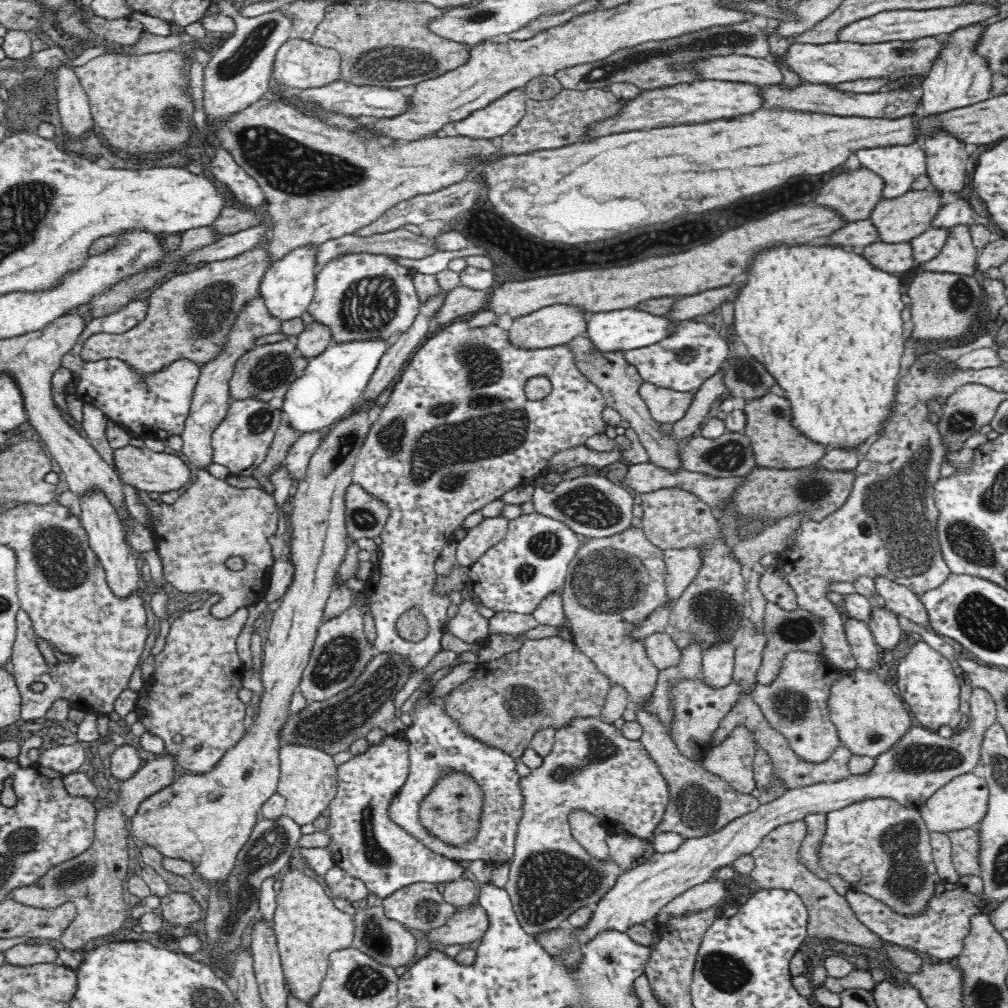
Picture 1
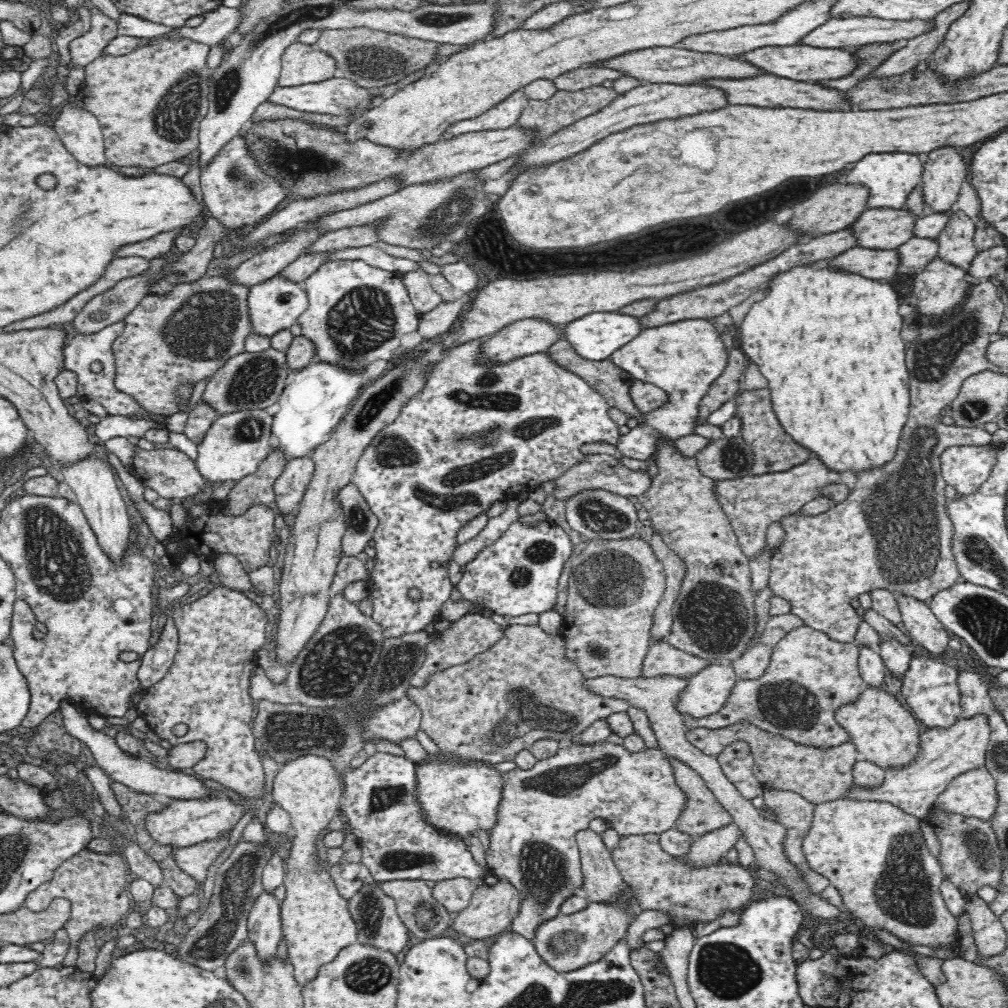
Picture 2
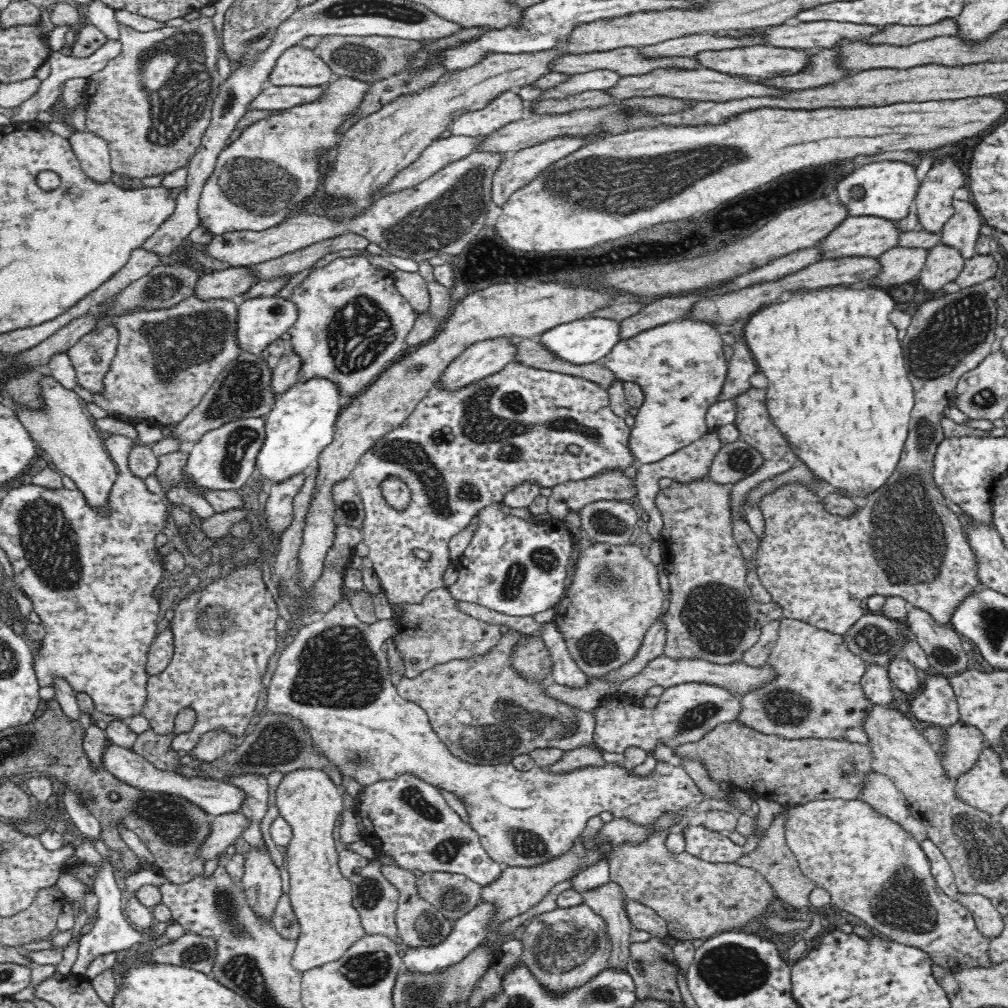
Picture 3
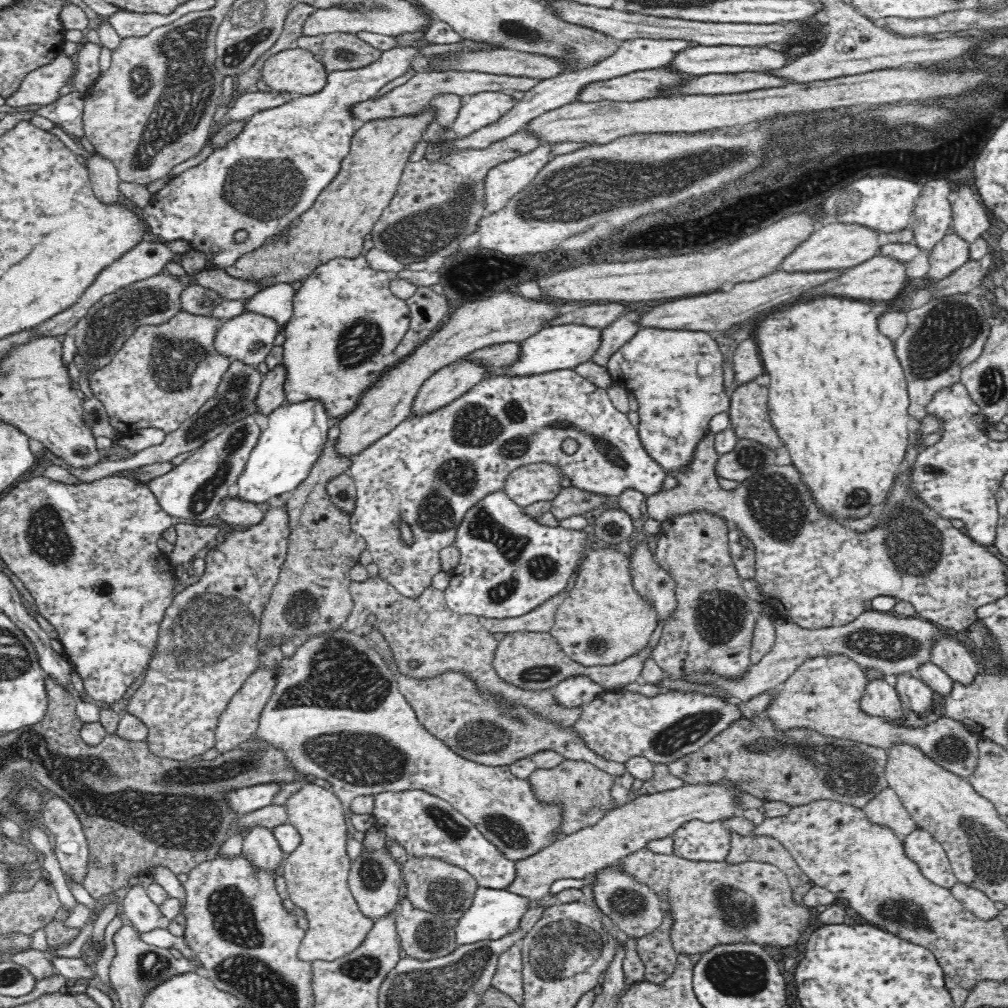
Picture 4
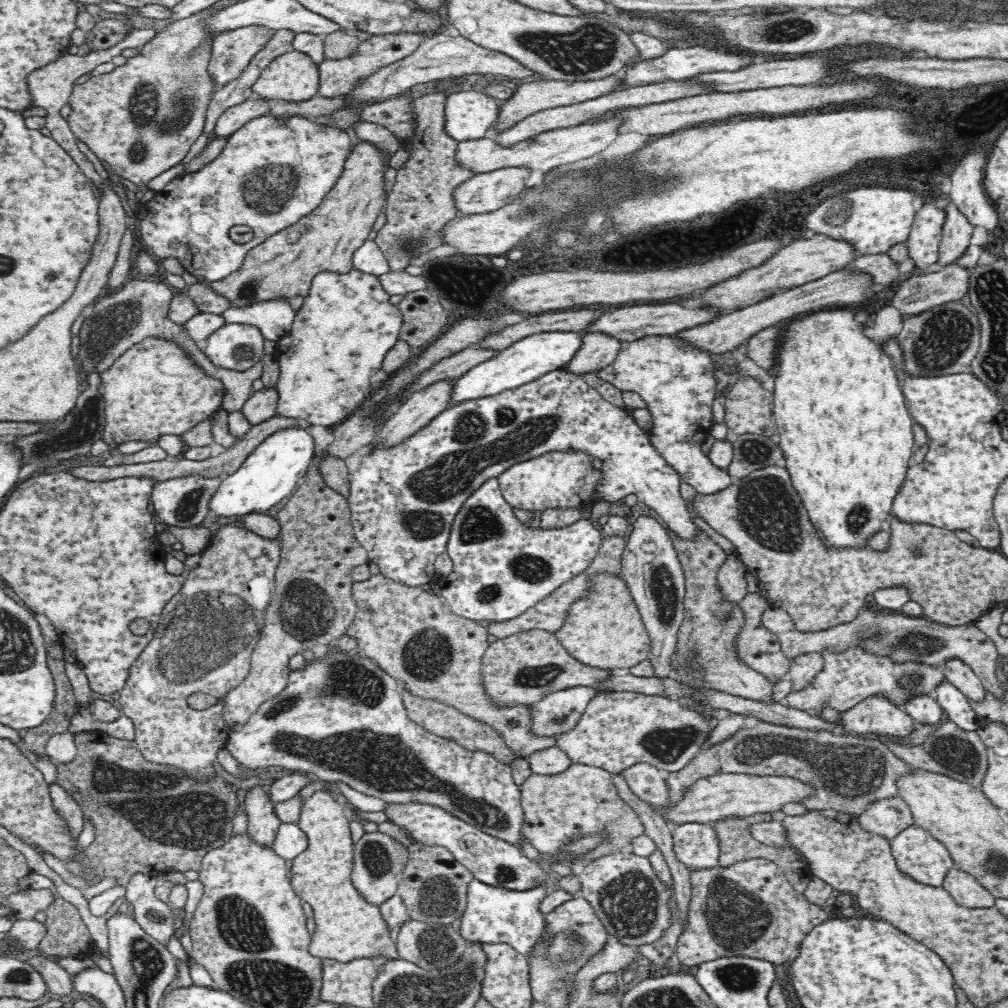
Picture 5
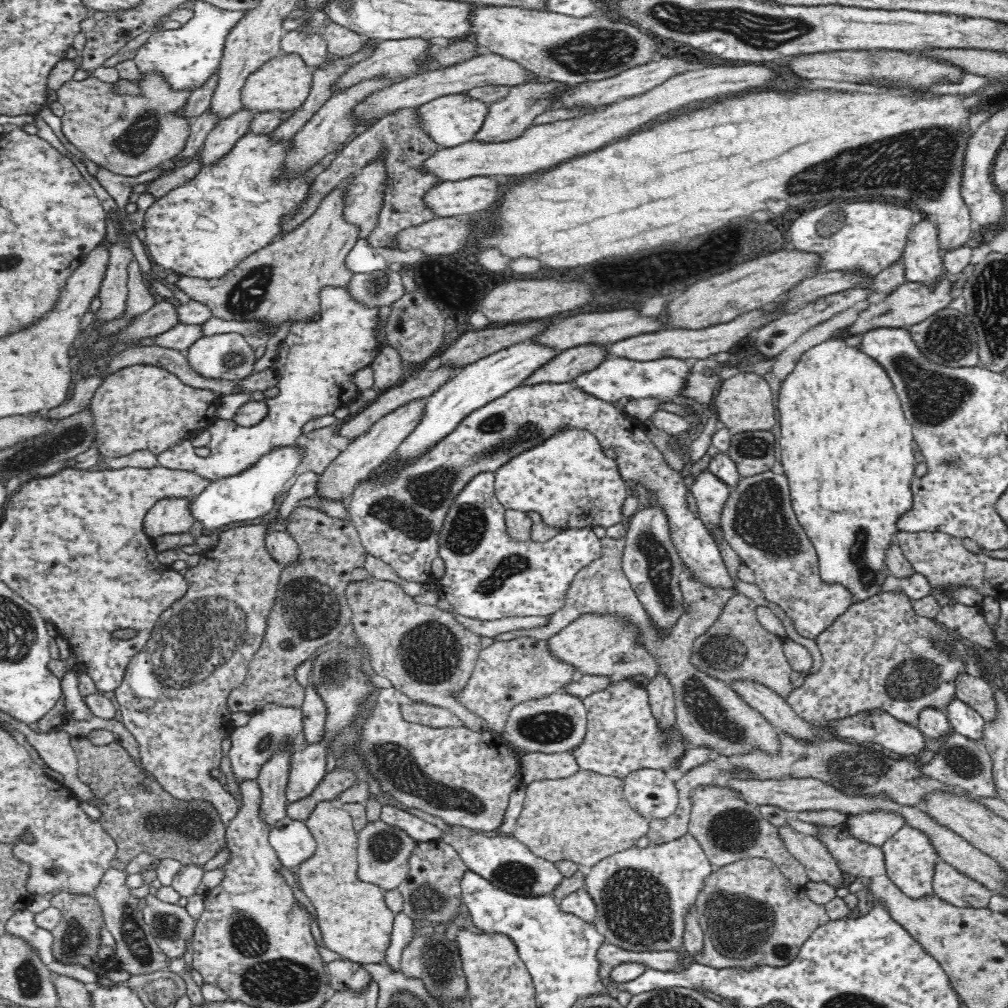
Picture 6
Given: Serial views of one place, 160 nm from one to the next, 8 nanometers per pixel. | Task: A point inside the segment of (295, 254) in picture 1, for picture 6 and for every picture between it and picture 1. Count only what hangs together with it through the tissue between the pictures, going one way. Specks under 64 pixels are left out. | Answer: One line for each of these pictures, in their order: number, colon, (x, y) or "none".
2: (275, 304)
3: (261, 320)
4: (249, 337)
5: (237, 346)
6: (228, 356)

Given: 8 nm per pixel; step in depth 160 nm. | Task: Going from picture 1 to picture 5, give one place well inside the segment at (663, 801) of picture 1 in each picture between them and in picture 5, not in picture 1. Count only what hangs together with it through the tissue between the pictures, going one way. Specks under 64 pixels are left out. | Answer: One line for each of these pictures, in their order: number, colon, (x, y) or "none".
2: (533, 846)
3: (334, 677)
4: (336, 711)
5: (342, 720)

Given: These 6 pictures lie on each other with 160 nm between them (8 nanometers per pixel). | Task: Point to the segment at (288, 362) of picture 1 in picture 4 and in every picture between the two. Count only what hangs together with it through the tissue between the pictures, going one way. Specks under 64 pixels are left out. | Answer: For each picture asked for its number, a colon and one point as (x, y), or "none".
2: (252, 380)
3: (243, 388)
4: (236, 398)

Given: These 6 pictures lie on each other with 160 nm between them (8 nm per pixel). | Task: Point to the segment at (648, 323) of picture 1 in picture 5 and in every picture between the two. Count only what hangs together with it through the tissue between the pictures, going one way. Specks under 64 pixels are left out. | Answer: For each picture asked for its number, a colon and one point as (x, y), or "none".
2: (596, 336)
3: (590, 339)
4: (565, 346)
5: (538, 354)

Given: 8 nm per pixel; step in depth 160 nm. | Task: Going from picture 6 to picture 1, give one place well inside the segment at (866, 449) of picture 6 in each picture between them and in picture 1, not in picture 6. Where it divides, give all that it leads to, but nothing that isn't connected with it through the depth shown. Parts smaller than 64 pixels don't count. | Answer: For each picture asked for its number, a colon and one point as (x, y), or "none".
1: (827, 325)
2: (828, 340)
3: (838, 390)
4: (842, 410)
5: (846, 435)

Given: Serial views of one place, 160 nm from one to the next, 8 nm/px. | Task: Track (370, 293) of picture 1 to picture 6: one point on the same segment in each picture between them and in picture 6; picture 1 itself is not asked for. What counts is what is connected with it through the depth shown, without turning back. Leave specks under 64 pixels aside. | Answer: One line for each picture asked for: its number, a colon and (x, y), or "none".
2: (357, 313)
3: (352, 322)
4: (331, 356)
5: (341, 333)
6: (315, 367)

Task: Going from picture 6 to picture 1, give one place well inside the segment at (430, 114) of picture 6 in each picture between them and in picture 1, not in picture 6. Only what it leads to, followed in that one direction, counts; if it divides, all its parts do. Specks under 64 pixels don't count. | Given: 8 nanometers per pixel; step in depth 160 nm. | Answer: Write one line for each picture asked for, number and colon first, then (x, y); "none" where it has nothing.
1: (501, 116)
2: (504, 115)
3: (509, 107)
4: (483, 109)
5: (471, 114)

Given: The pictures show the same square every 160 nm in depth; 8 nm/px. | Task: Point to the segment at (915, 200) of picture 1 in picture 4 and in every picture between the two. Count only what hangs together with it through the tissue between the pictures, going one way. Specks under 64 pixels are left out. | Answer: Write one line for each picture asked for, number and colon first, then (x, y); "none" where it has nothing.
2: (876, 228)
3: (858, 236)
4: (839, 245)

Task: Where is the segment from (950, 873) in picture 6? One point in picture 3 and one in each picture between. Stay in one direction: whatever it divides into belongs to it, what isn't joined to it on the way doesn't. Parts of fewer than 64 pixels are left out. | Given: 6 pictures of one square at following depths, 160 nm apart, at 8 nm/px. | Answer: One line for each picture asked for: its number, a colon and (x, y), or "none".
3: (988, 921)
4: (974, 900)
5: (966, 891)

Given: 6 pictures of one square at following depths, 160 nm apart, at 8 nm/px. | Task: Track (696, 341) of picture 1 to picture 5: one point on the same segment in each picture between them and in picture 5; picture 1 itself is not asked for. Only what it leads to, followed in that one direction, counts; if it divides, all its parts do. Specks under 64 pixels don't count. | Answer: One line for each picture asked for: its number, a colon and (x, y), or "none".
2: (683, 358)
3: (680, 365)
4: (676, 375)
5: (676, 380)

